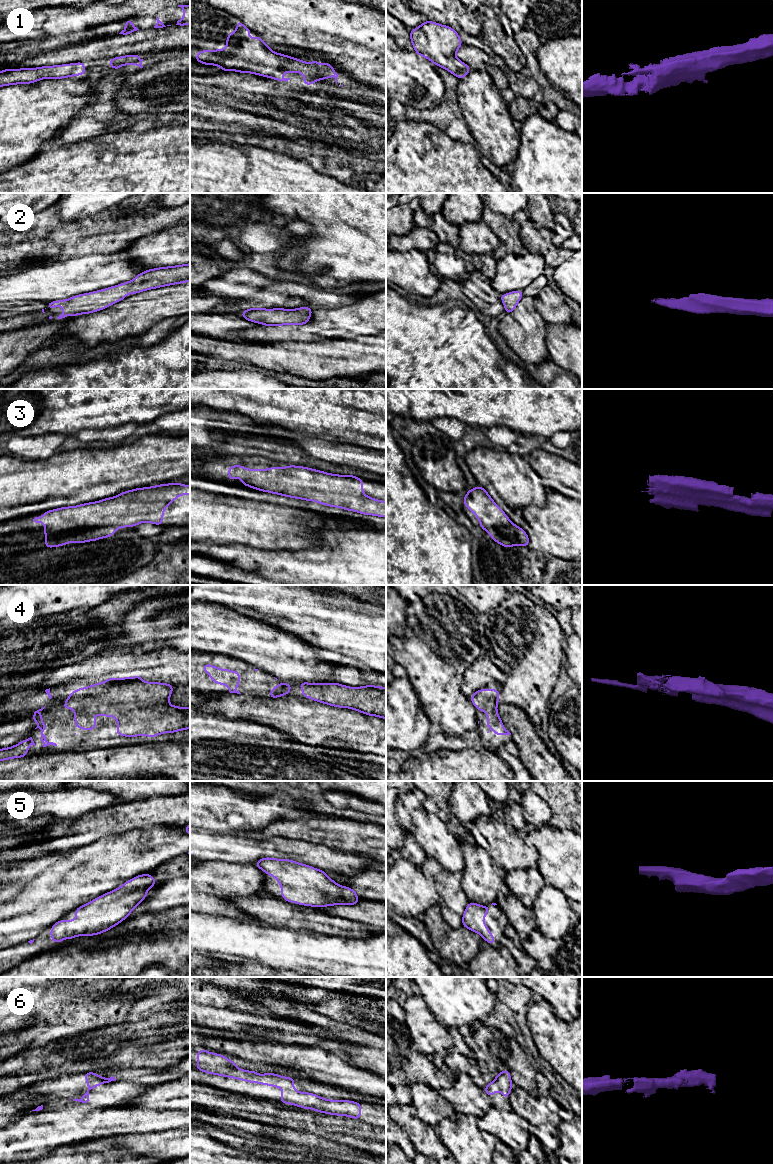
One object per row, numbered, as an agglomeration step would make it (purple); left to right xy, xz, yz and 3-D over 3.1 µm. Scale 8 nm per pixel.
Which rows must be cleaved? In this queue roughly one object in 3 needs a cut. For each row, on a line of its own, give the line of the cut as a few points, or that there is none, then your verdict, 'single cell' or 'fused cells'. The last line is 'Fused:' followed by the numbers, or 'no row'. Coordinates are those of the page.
1: cut none; single cell
2: cut none; single cell
3: cut none; single cell
4: cut none; single cell
5: cut none; single cell
6: cut none; single cell
Fused: no row

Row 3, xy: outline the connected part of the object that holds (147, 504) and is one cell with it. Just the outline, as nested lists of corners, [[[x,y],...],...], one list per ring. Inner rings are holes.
[[[178,482],[135,488],[121,492],[117,496],[102,499],[101,501],[47,510],[44,512],[42,519],[35,515],[30,522],[45,524],[46,548],[64,546],[69,542],[84,543],[96,541],[115,535],[115,530],[120,527],[134,527],[143,522],[163,525],[163,514],[166,507],[180,495],[189,494],[190,485],[183,485]]]

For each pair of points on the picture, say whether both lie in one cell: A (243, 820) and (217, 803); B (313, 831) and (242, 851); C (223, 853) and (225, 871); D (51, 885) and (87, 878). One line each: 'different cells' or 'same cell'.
A: same cell
B: different cells
C: different cells
D: same cell

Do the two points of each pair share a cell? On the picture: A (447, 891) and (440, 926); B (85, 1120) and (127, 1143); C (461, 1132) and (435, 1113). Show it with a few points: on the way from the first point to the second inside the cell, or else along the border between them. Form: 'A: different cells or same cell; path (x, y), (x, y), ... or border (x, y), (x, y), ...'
A: different cells; border (440, 909), (442, 918), (451, 927), (461, 926)
B: different cells; border (138, 1133), (118, 1134), (111, 1137)
C: different cells; border (454, 1113), (443, 1118), (433, 1126)

